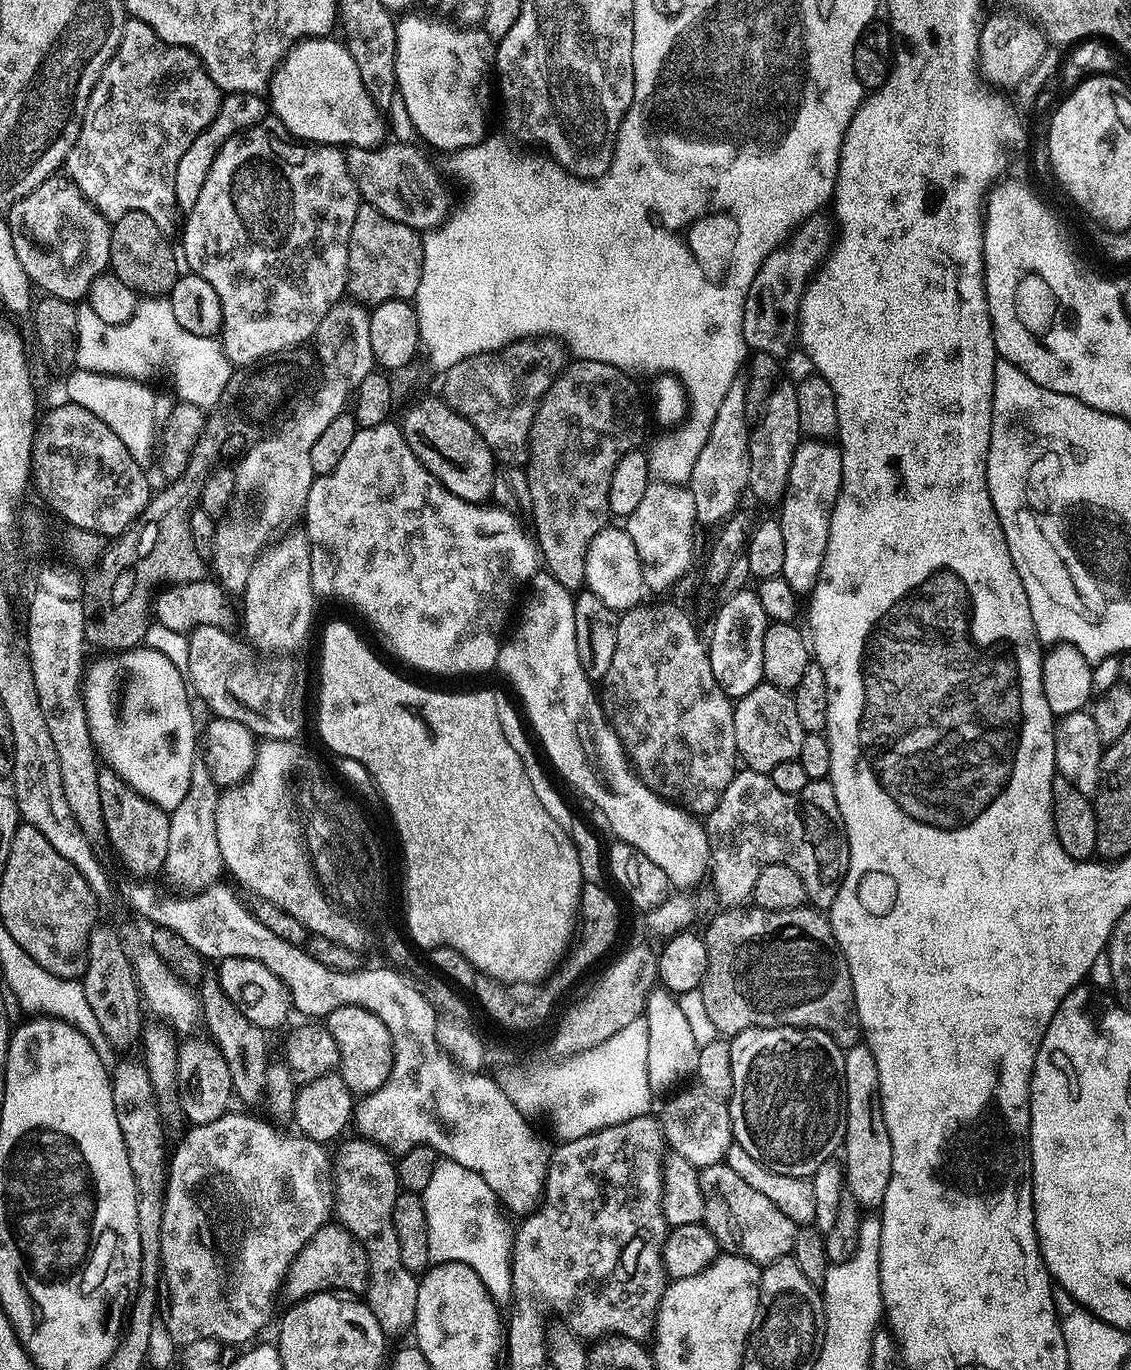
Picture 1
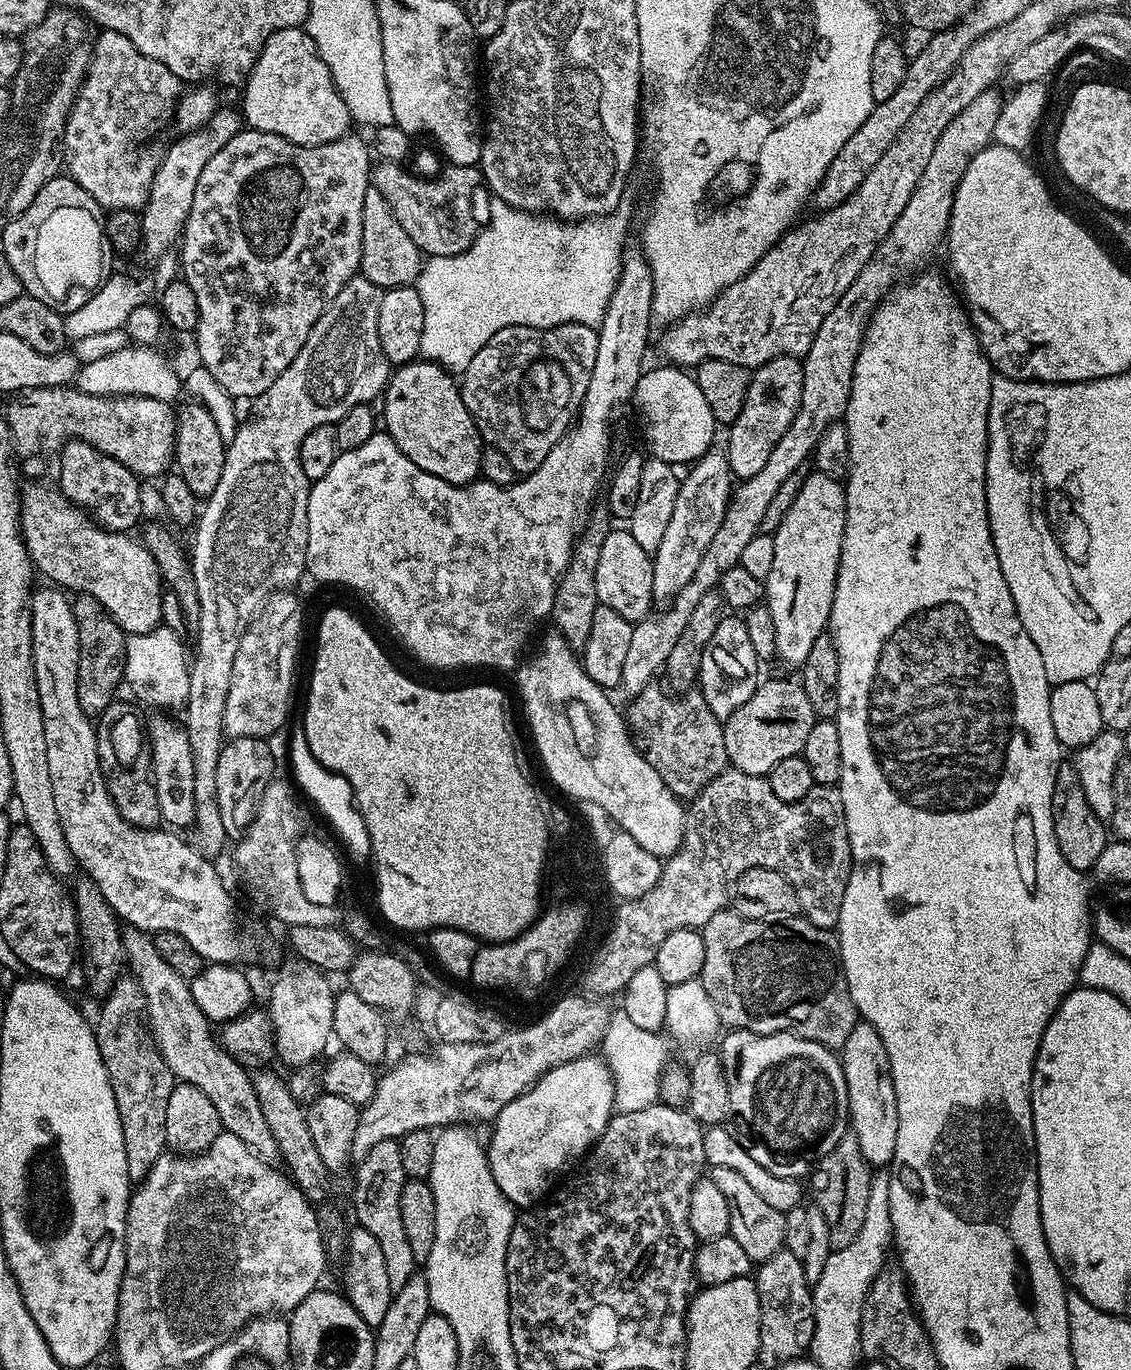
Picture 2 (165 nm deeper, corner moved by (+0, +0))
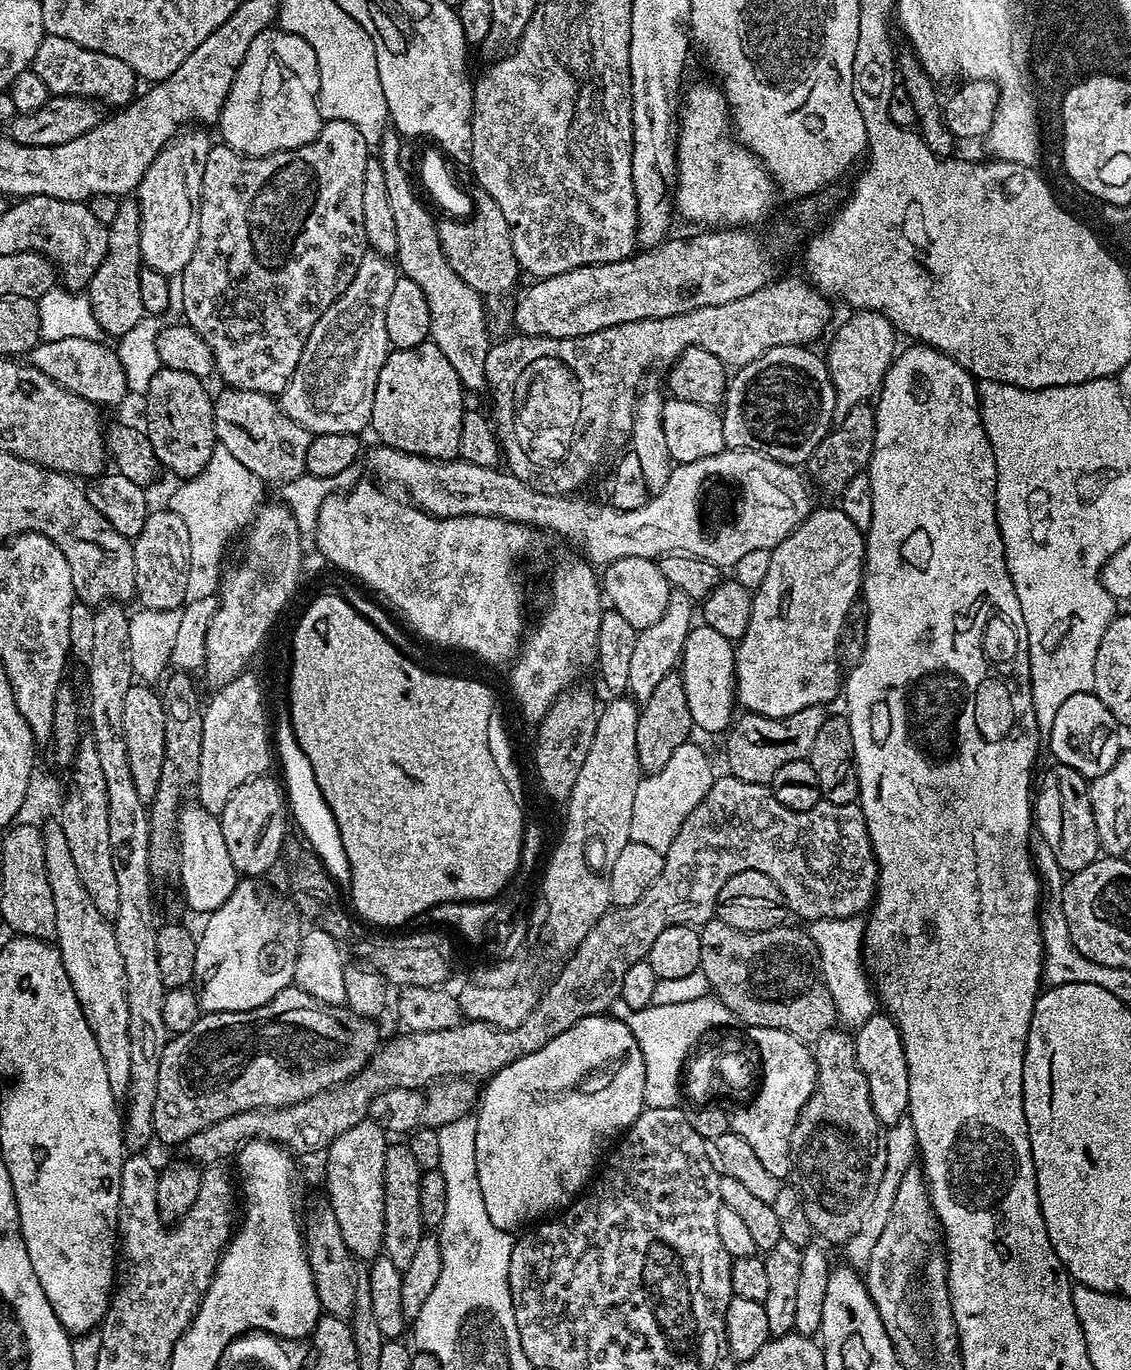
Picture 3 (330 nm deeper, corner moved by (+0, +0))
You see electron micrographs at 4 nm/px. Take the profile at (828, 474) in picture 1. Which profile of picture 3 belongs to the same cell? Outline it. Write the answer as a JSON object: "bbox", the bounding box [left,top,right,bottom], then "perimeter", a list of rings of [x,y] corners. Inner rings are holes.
{"bbox":[735,506,865,718],"perimeter":[[[839,506],[832,508],[817,507],[807,518],[796,525],[796,529],[787,536],[777,548],[771,549],[770,570],[762,582],[762,586],[754,589],[752,609],[750,610],[750,626],[746,626],[746,634],[735,645],[736,649],[736,698],[741,709],[756,712],[760,716],[782,718],[790,714],[798,714],[810,706],[828,706],[832,699],[842,692],[842,664],[838,659],[838,649],[841,647],[841,636],[847,622],[847,611],[861,595],[860,584],[864,581],[864,537],[865,533],[846,514],[842,514]]]}

